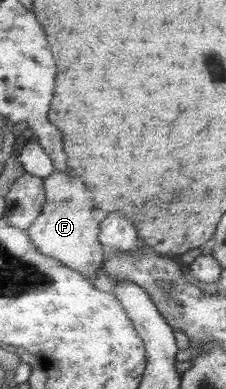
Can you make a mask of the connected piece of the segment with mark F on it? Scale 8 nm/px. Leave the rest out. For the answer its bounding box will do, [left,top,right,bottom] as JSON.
[29,171,105,283]

